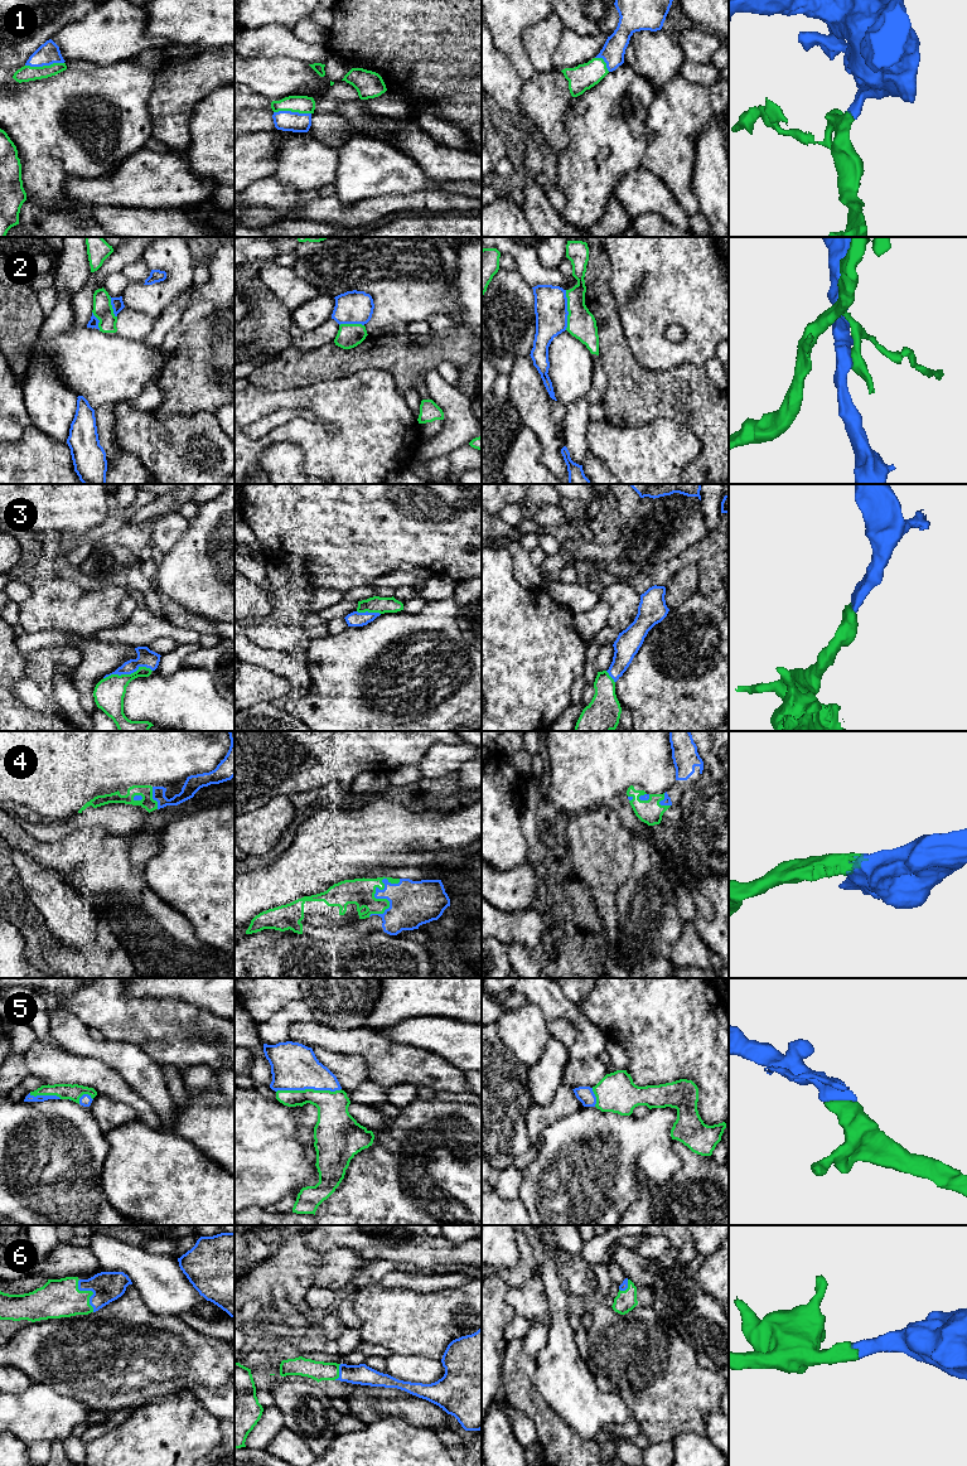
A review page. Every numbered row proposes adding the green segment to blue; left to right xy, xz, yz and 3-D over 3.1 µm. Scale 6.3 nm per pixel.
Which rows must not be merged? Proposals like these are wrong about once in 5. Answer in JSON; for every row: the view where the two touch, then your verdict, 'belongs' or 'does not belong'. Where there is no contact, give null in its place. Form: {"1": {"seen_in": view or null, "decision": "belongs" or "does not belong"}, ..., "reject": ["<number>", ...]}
{"1": {"seen_in": "xy", "decision": "belongs"}, "2": {"seen_in": "yz", "decision": "does not belong"}, "3": {"seen_in": "xy", "decision": "belongs"}, "4": {"seen_in": "xz", "decision": "belongs"}, "5": {"seen_in": "xz", "decision": "belongs"}, "6": {"seen_in": "xy", "decision": "belongs"}, "reject": ["2"]}

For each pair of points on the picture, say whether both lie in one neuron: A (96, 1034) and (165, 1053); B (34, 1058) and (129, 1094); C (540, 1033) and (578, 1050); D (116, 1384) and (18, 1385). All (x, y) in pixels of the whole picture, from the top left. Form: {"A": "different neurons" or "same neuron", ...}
{"A": "different neurons", "B": "same neuron", "C": "different neurons", "D": "different neurons"}

